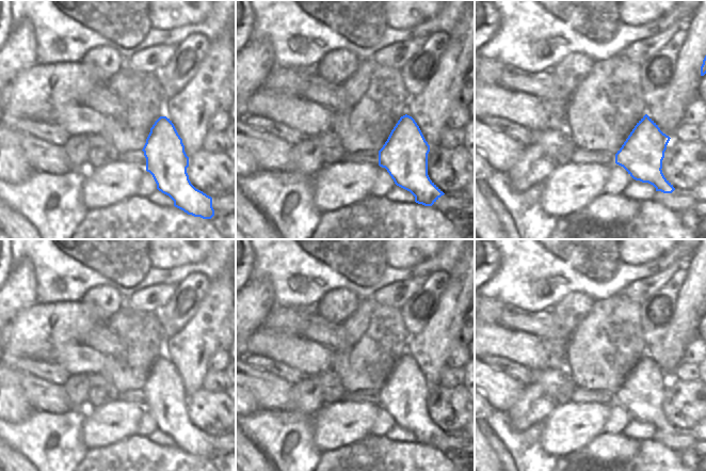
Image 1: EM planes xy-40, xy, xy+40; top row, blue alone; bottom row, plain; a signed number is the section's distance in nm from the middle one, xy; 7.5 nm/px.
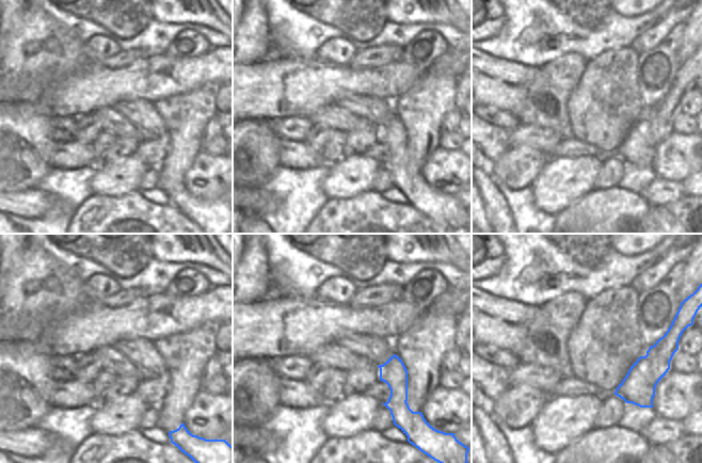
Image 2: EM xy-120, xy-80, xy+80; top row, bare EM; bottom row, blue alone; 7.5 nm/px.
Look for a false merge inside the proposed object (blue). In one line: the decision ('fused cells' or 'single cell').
fused cells

